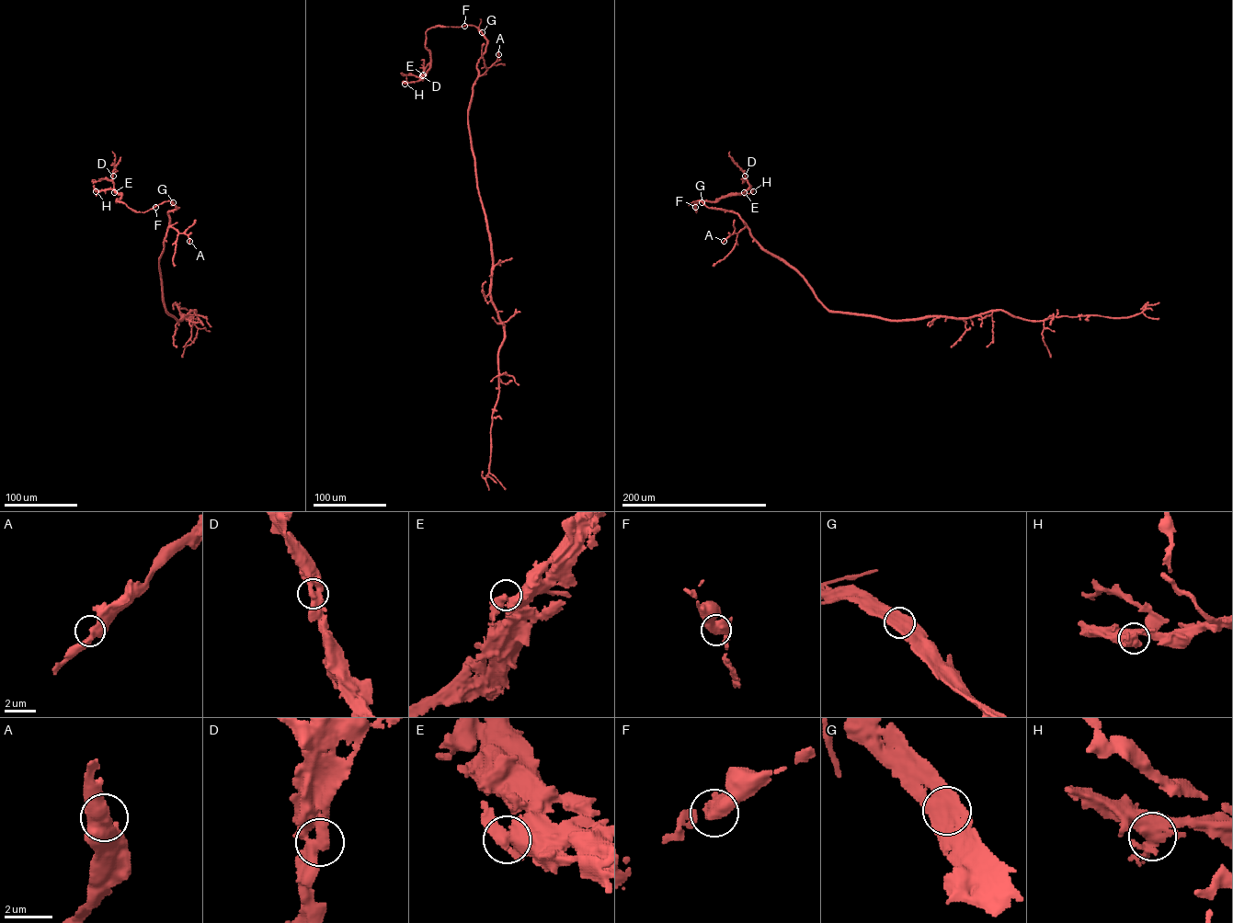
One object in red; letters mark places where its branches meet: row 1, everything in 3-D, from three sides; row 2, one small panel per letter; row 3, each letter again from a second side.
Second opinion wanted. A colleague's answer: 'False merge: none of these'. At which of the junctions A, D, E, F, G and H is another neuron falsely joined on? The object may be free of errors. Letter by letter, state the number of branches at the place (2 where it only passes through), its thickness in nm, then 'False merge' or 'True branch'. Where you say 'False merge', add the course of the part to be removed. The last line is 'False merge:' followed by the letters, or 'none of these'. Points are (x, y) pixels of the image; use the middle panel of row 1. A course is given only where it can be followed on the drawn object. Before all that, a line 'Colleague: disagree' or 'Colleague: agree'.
Colleague: agree
A: Branches: 2. Thickness 480 nm. True branch
D: Branches: 3. Thickness 400 nm. True branch
E: Branches: 3. Thickness 400 nm. True branch
F: Branches: 3. Thickness 480 nm. True branch
G: Branches: 2. Thickness 480 nm. True branch
H: Branches: 3. Thickness 550 nm. True branch
False merge: none of these

